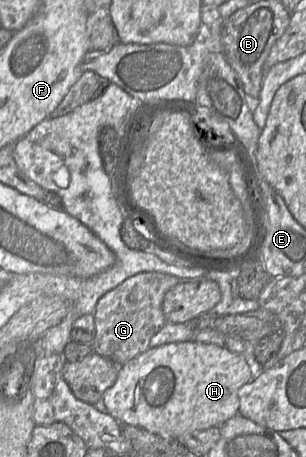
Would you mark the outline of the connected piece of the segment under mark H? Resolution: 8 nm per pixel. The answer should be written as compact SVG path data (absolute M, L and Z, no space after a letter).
M196 341L149 348L119 367L115 384L101 398L107 412L121 424L134 425L172 439L193 431L220 427L237 415L238 390L253 379L243 355Z

